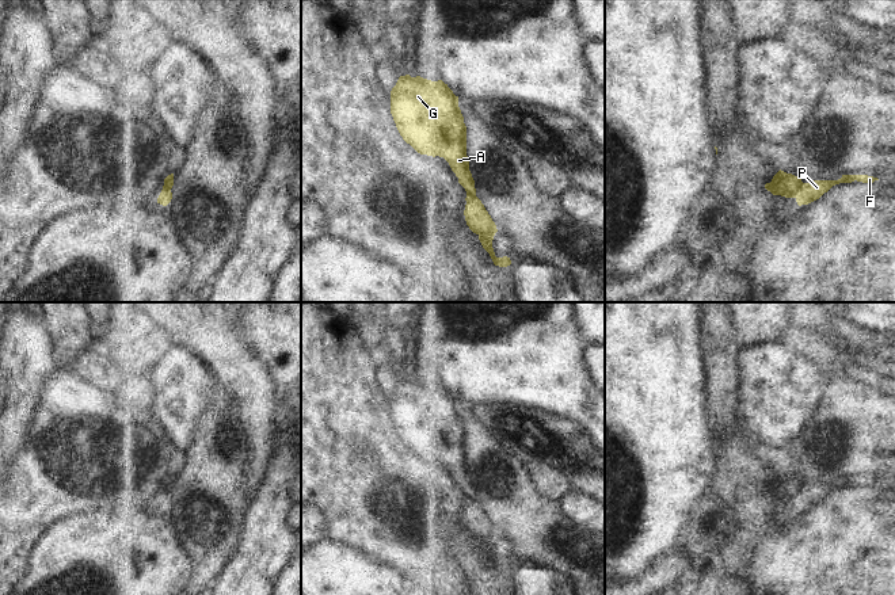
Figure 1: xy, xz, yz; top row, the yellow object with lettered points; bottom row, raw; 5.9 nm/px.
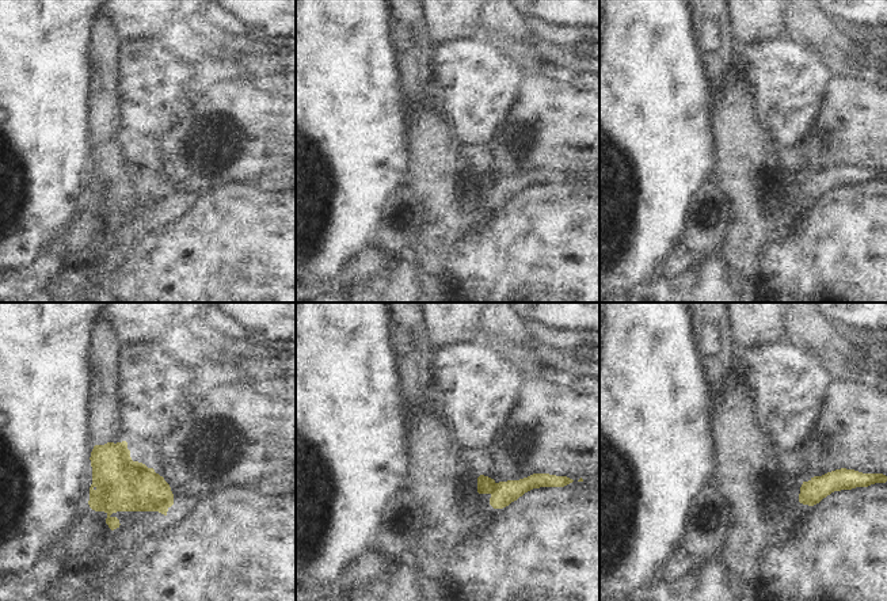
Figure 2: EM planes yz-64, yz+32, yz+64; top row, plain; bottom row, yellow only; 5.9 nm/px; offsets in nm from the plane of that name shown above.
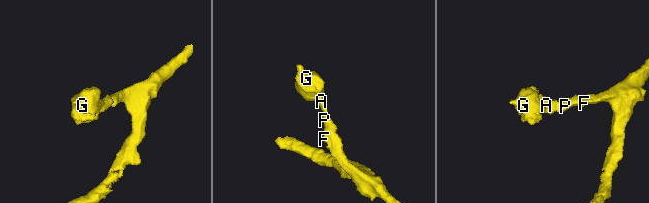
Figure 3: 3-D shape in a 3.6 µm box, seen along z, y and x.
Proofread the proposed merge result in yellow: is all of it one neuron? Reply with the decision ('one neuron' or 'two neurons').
two neurons

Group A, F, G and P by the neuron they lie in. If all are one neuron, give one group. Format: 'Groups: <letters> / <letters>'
Groups: A G / F P

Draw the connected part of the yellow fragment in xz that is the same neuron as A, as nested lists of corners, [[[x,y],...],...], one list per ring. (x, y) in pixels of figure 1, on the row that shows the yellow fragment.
[[[400,76],[391,91],[391,114],[407,144],[420,155],[443,157],[466,194],[476,195],[466,156],[466,126],[458,96],[448,84]]]

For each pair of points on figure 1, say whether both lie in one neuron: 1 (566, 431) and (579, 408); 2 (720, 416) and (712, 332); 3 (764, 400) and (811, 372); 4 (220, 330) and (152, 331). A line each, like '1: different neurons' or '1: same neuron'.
1: different neurons
2: same neuron
3: same neuron
4: same neuron

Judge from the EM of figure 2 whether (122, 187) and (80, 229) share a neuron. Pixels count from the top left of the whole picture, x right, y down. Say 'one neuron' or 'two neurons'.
two neurons

